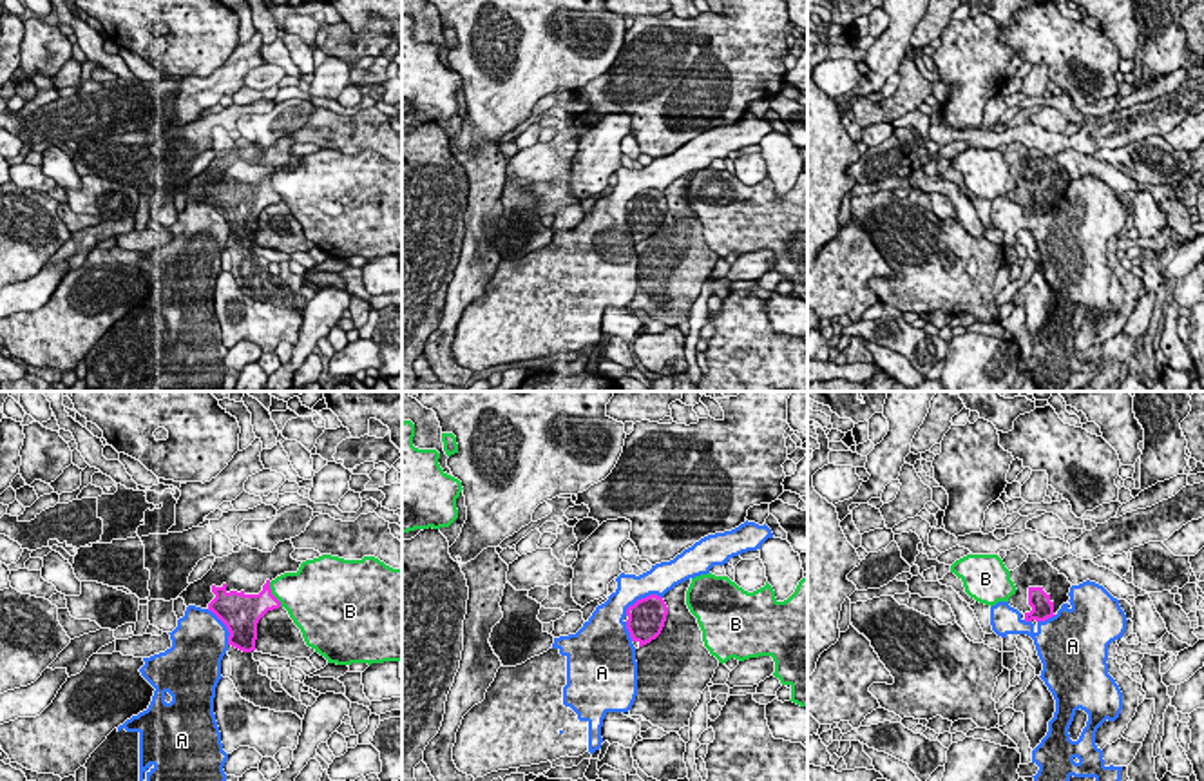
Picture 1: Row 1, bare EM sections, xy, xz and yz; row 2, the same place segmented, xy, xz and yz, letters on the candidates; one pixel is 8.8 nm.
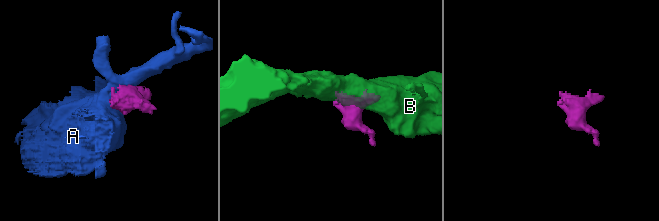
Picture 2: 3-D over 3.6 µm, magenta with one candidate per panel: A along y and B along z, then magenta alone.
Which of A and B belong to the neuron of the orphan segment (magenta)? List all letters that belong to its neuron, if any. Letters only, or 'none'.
none

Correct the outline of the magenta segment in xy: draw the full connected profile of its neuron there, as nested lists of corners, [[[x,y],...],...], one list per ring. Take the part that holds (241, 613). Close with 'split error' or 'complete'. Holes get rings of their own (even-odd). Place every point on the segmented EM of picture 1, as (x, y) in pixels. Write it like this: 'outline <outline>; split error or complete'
outline [[[291,540],[279,542],[272,553],[263,553],[248,545],[241,545],[239,553],[215,558],[212,569],[197,582],[190,583],[177,598],[185,605],[196,605],[212,611],[228,629],[228,645],[252,652],[255,651],[257,623],[281,602],[272,594],[270,582],[284,573],[297,573],[302,562],[291,558],[295,551]]]; split error

